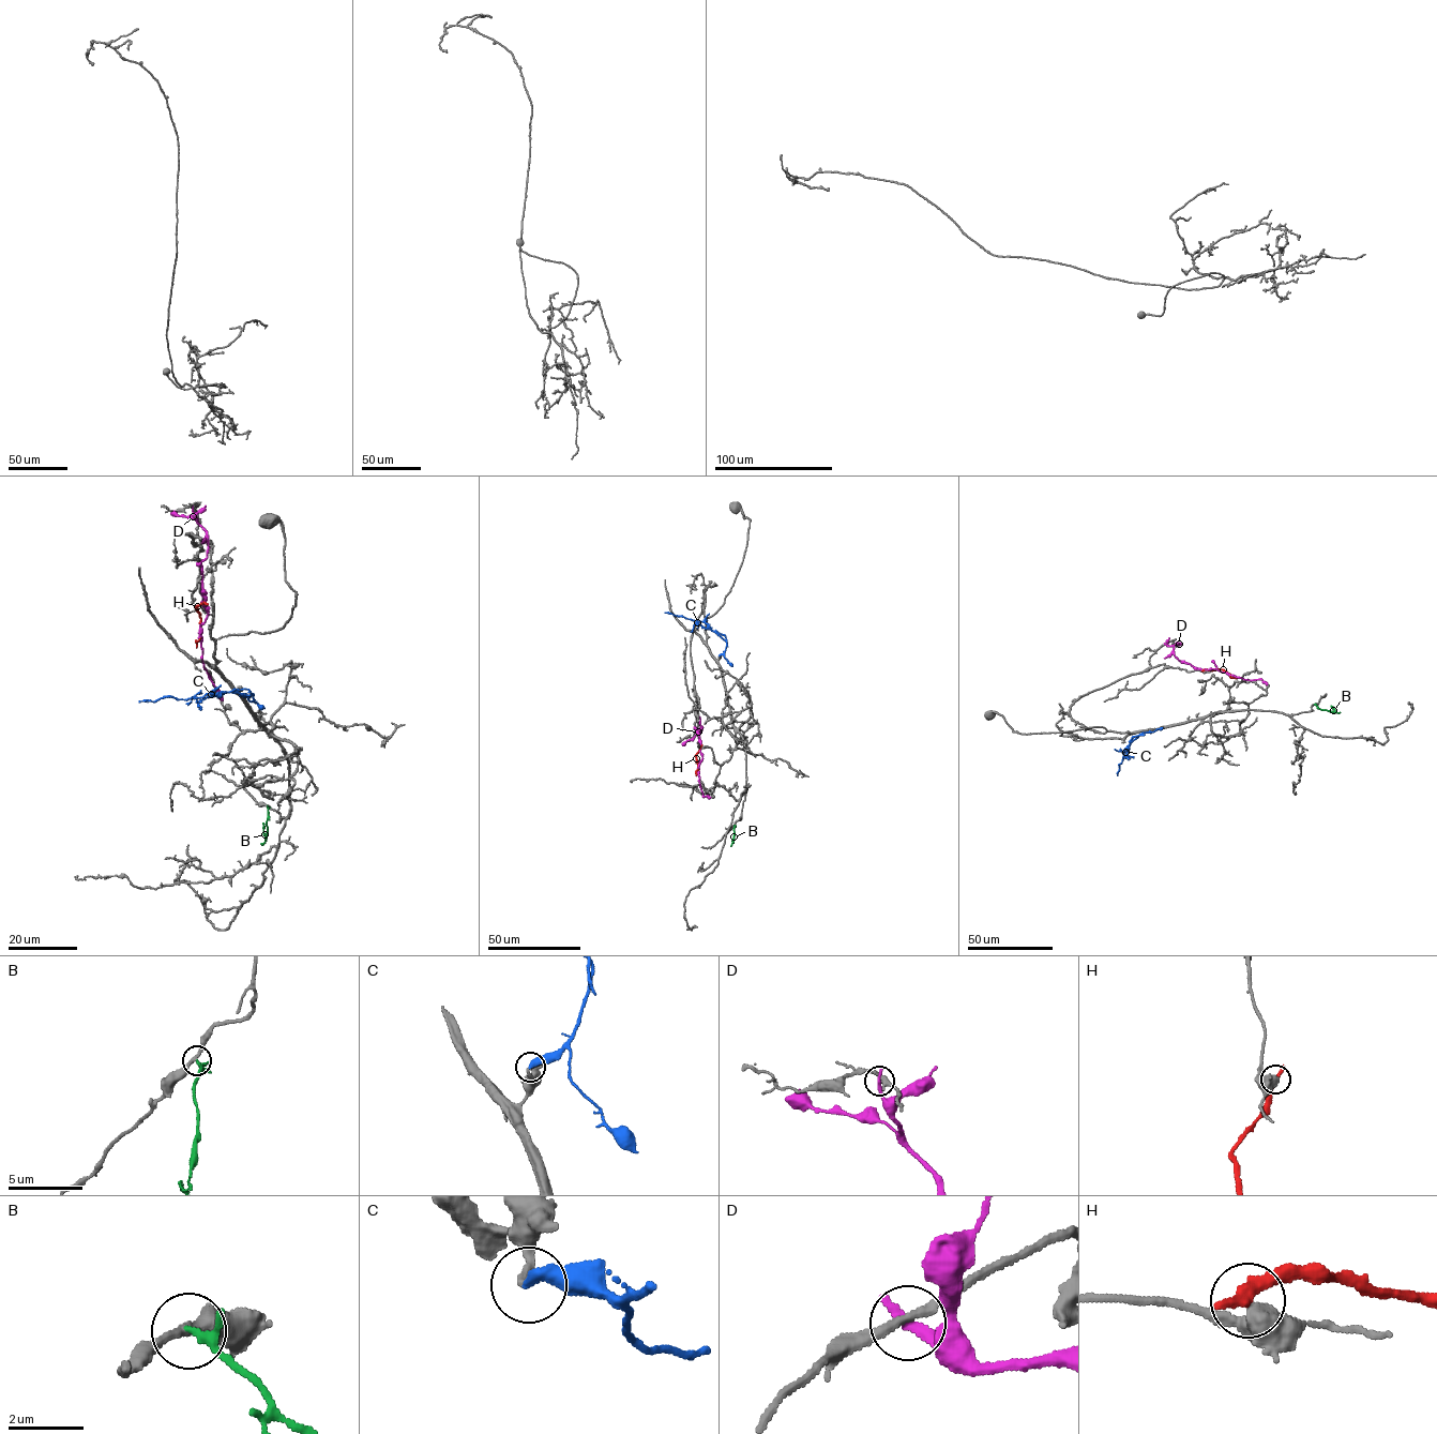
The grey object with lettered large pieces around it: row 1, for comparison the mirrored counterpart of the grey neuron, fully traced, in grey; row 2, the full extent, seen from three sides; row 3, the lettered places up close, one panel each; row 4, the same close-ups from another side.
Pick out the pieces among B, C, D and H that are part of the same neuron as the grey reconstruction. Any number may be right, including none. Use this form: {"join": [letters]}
{"join": ["C"]}

